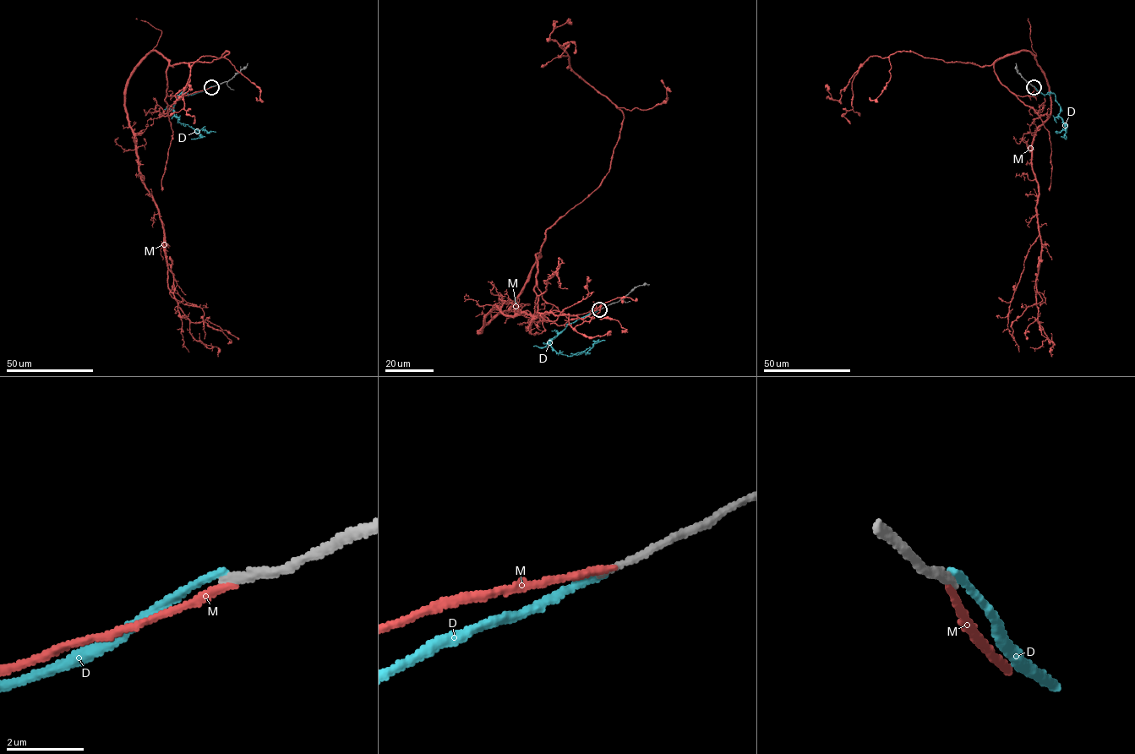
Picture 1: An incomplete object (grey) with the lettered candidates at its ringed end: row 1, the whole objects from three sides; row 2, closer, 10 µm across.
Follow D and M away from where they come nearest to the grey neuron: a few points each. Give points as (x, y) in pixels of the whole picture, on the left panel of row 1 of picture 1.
D: (212, 86), (193, 94), (181, 93), (173, 112), (181, 123), (197, 130), (215, 132)
M: (212, 87), (167, 95), (168, 62), (151, 51), (125, 112), (168, 289), (191, 322), (239, 339)

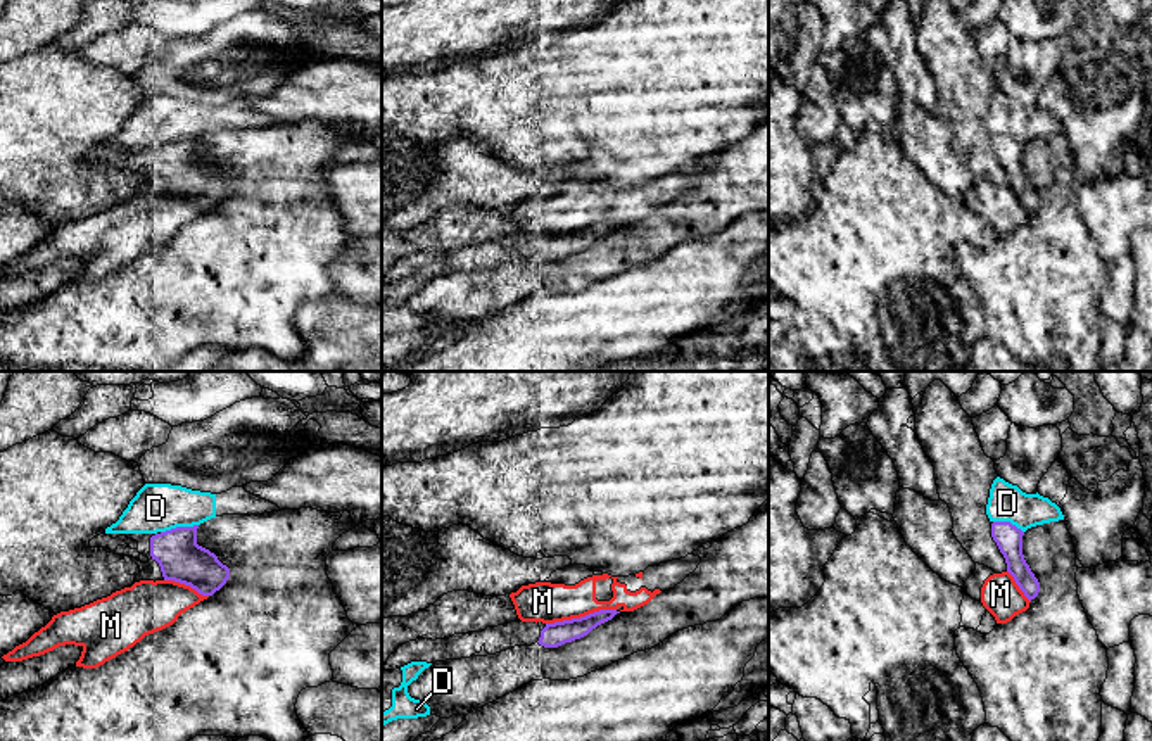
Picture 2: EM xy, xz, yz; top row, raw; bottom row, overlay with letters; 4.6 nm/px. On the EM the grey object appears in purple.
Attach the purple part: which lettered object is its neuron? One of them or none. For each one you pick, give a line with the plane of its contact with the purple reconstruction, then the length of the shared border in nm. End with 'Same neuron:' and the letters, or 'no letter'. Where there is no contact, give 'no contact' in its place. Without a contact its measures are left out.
Same neuron: no letter

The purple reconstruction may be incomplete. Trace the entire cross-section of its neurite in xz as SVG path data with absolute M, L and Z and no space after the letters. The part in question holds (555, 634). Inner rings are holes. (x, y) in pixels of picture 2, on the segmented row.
M599 610L594 613L589 613L580 618L572 618L572 620L563 620L563 622L554 622L554 624L546 624L544 629L539 627L535 622L510 622L504 625L497 627L487 627L482 632L468 632L468 634L454 634L449 639L416 639L409 641L402 646L399 646L387 660L383 665L383 670L396 670L401 668L411 662L427 662L427 663L435 663L435 662L446 662L446 660L461 660L461 658L470 658L475 653L480 653L485 649L489 655L496 655L501 651L506 651L508 648L515 646L532 646L539 643L544 648L558 648L565 643L572 643L575 639L580 639L587 636L592 629L598 625L611 620L617 613L617 610Z

